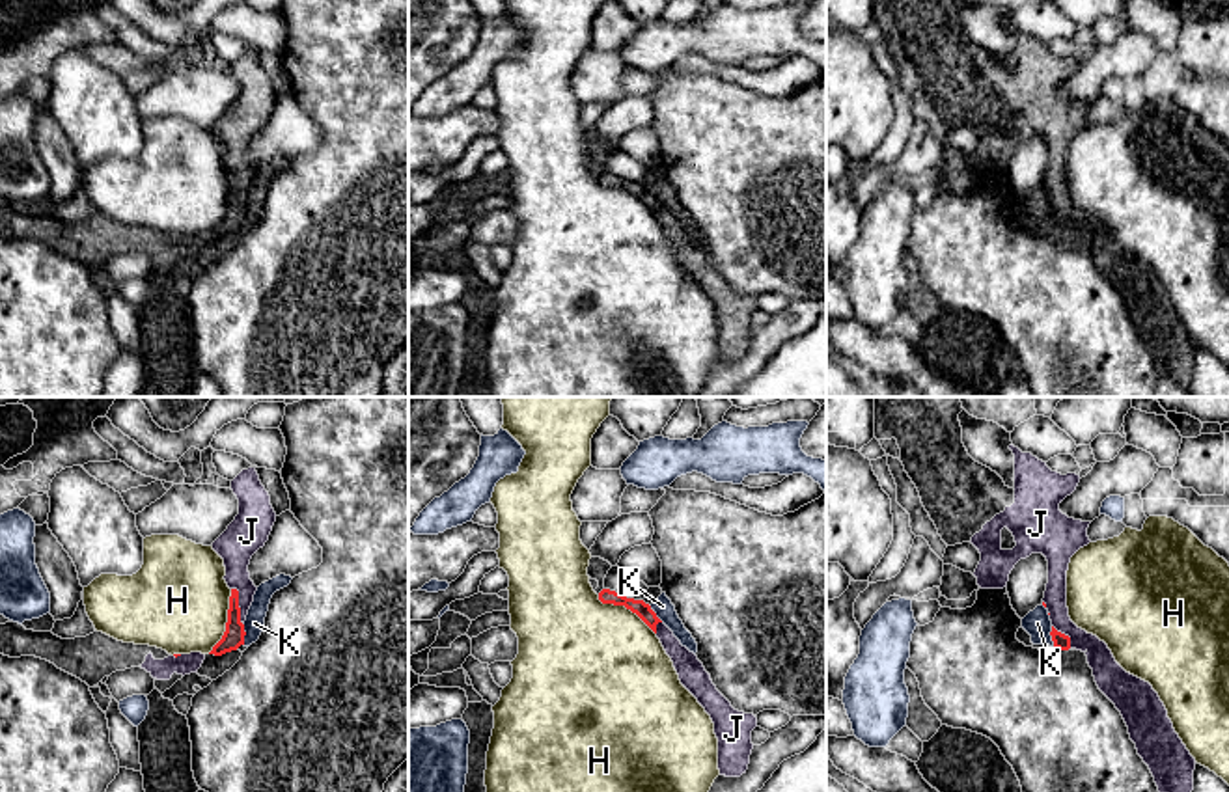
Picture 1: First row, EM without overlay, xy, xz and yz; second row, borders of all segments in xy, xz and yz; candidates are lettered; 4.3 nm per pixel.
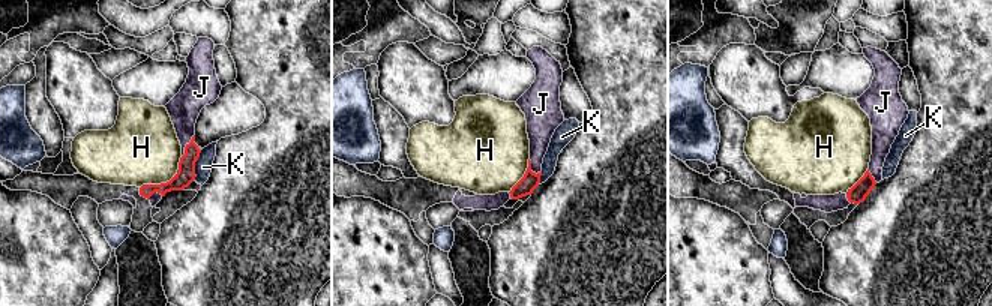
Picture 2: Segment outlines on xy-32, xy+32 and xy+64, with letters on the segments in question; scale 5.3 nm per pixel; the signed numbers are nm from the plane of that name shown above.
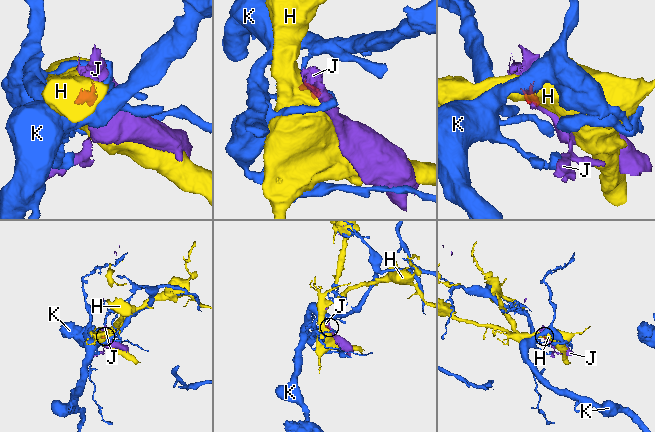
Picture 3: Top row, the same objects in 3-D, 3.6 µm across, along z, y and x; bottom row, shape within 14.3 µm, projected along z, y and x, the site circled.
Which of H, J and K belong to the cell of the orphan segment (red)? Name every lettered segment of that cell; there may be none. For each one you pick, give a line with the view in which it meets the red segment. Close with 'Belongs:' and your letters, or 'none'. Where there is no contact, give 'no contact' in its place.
J: meets red in xy
Belongs: J

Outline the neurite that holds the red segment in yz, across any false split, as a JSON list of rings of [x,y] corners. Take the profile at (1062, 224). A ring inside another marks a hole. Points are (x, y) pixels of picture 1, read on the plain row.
[[[875,0],[875,20],[886,37],[903,45],[942,123],[947,129],[972,125],[979,132],[981,143],[974,158],[981,171],[1007,170],[1015,147],[1031,136],[1046,140],[1048,166],[1043,188],[1048,192],[1052,203],[1050,218],[1054,231],[1076,231],[1087,239],[1098,272],[1121,294],[1130,322],[1149,348],[1158,375],[1169,376],[1188,389],[1194,373],[1195,341],[1175,315],[1158,276],[1149,265],[1126,255],[1104,224],[1078,211],[1069,199],[1067,153],[1070,140],[1091,125],[1087,119],[1091,104],[1069,101],[1059,93],[1059,86],[1076,73],[1080,58],[1052,54],[1046,45],[1031,35],[1022,35],[1011,26],[1015,69],[1009,71],[996,54],[968,37],[959,0]]]

